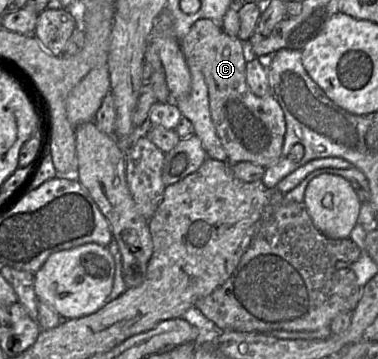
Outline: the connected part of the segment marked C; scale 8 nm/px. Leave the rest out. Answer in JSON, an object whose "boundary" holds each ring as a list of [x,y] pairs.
{"boundary":[[[210,19],[197,20],[191,26],[189,33],[180,41],[187,65],[197,66],[205,78],[212,122],[227,153],[227,162],[230,164],[251,162],[267,169],[280,160],[286,133],[286,120],[284,112],[273,94],[259,97],[250,90],[246,81],[246,65],[249,53],[245,44],[237,36],[226,34]]]}

